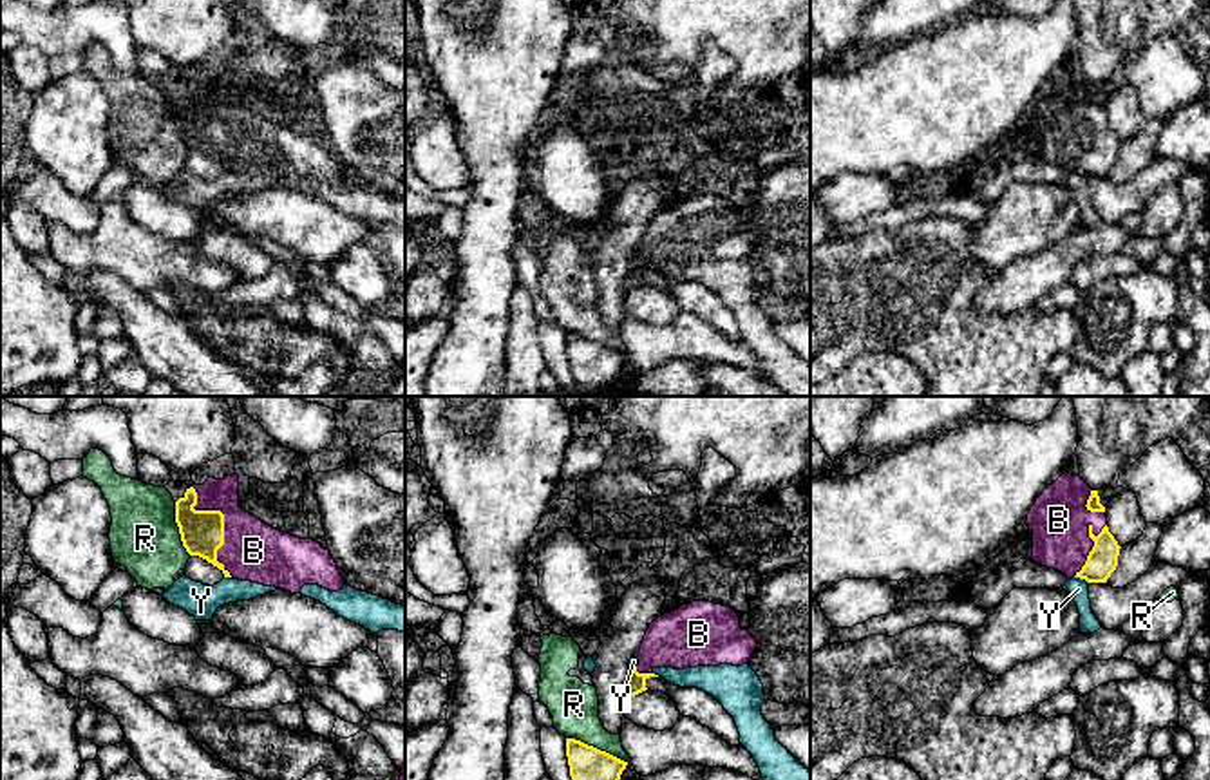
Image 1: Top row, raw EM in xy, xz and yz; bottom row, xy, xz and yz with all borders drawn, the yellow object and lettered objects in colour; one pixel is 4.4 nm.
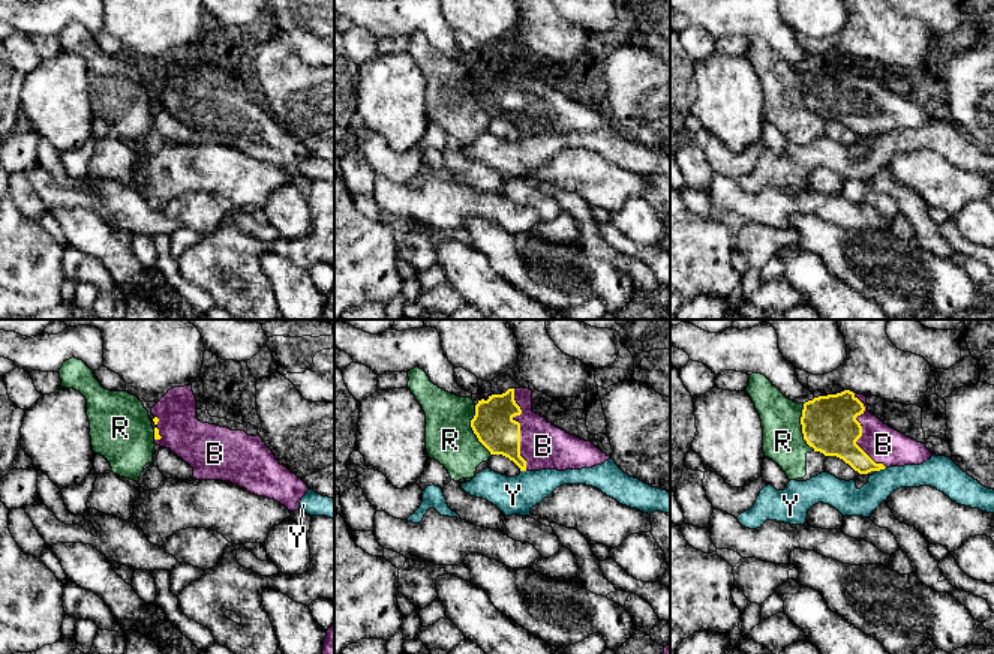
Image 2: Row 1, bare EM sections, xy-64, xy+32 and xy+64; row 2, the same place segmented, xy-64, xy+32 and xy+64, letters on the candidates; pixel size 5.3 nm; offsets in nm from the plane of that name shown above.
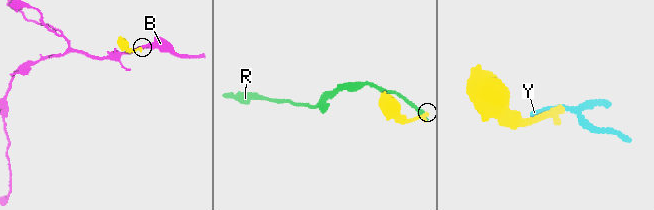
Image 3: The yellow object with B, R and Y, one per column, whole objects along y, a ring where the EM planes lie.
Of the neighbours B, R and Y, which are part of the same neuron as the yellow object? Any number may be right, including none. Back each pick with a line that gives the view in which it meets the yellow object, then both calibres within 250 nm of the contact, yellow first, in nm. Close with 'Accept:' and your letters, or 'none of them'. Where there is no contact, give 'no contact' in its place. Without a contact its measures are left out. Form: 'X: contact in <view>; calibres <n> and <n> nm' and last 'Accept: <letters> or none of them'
B: contact in xy; calibres 190 and 260 nm
Accept: B

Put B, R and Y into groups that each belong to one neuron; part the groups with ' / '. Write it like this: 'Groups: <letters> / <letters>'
Groups: B / R / Y

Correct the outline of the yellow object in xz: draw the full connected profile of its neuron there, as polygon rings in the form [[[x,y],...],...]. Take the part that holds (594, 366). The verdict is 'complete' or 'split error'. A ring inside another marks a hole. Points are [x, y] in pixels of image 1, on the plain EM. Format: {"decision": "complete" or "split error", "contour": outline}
{"decision": "complete", "contour": [[[566,333],[566,351],[570,371],[584,396],[615,385],[628,360],[628,357],[575,333]]]}

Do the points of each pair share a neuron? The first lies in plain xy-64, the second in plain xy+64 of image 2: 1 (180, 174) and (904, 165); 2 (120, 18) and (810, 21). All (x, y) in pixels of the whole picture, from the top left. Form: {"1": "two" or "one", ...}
{"1": "one", "2": "one"}

